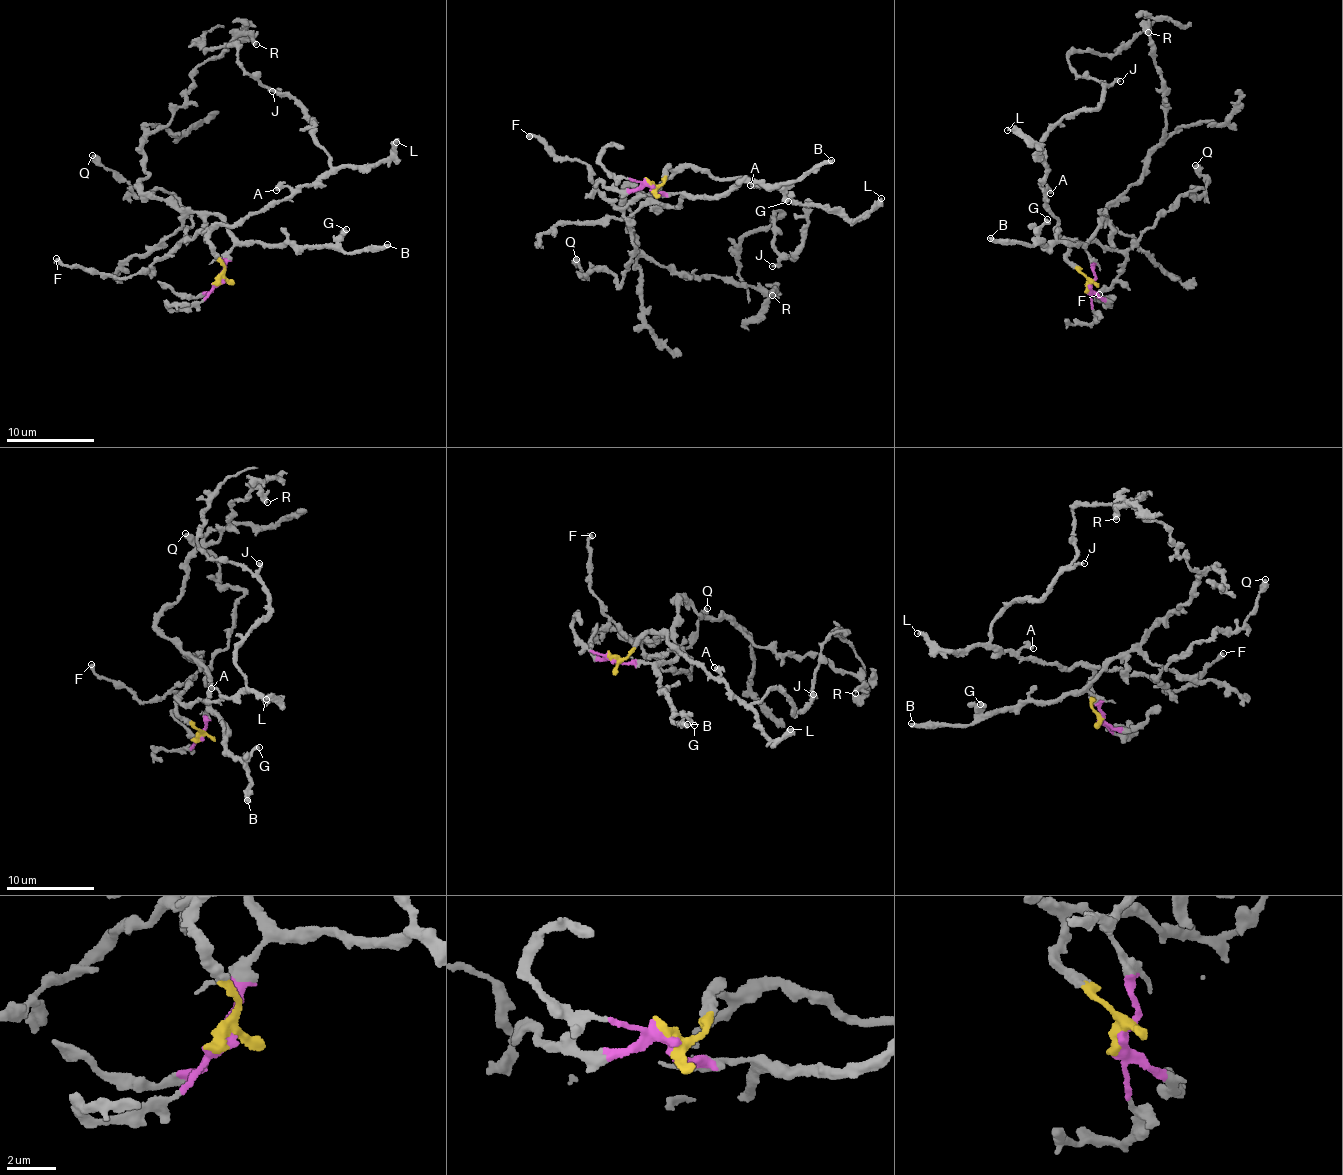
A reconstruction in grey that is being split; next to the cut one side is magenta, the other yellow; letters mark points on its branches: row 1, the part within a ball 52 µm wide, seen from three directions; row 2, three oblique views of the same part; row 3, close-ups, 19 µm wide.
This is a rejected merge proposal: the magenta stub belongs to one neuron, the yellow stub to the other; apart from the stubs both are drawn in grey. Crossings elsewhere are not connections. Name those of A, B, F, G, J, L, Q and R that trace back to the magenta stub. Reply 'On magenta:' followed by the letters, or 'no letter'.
On magenta: B, G, R

